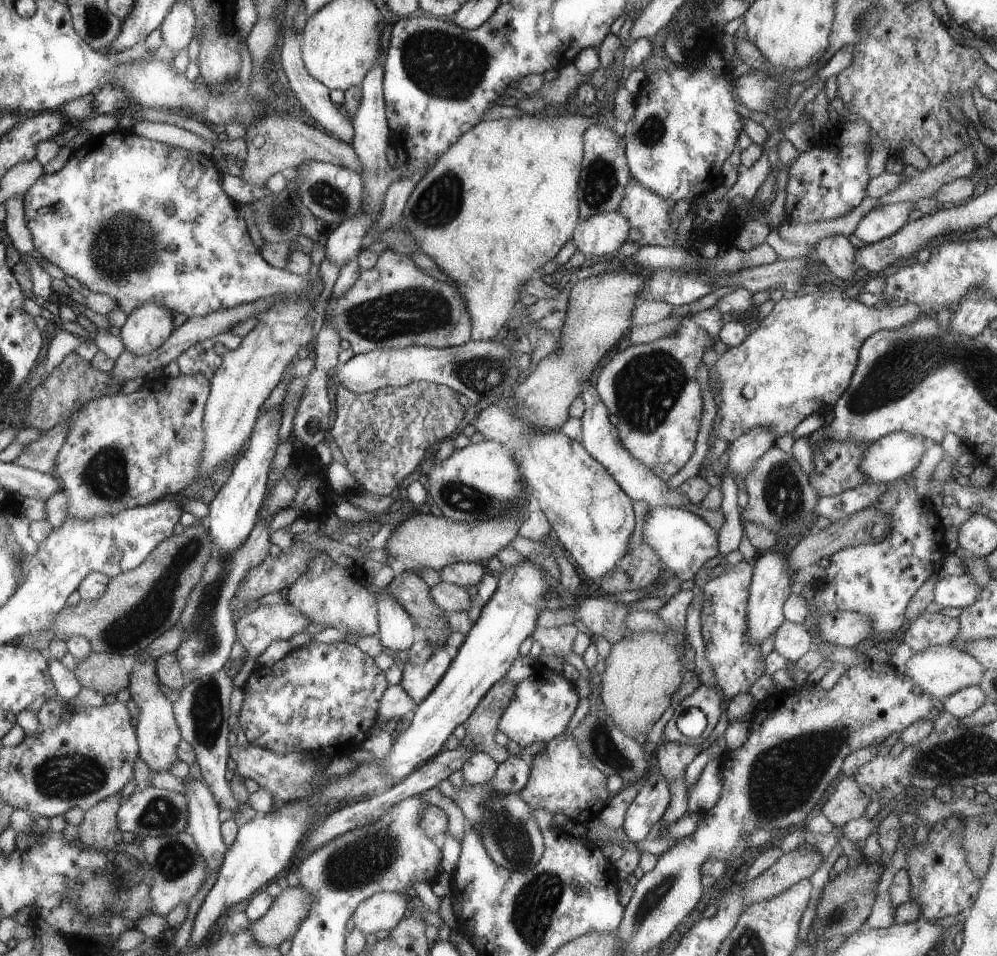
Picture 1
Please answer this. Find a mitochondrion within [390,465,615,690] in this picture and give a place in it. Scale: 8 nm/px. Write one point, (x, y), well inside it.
(468, 500)

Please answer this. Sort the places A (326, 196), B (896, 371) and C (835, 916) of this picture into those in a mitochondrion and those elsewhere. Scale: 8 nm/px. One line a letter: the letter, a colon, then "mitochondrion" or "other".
A: mitochondrion
B: mitochondrion
C: mitochondrion

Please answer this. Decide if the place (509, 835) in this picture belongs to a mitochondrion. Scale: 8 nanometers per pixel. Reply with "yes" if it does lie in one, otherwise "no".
yes

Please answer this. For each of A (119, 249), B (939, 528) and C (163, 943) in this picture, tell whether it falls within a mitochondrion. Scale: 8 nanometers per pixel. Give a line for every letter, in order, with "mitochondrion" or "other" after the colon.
A: mitochondrion
B: other
C: other

